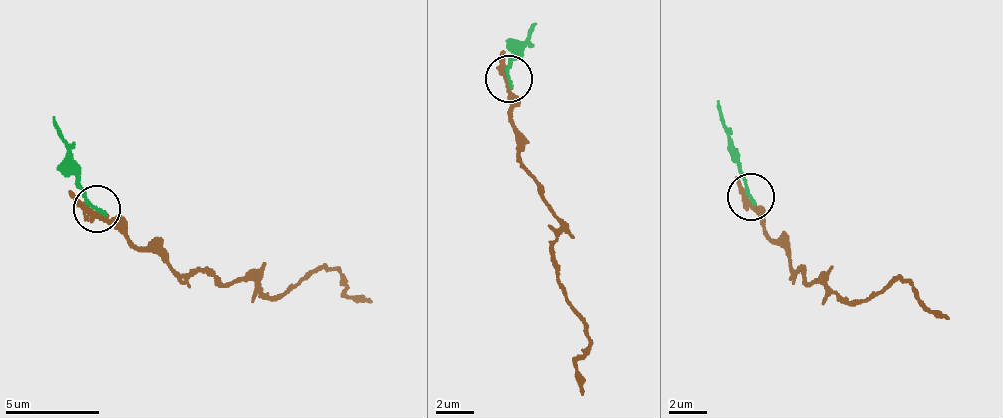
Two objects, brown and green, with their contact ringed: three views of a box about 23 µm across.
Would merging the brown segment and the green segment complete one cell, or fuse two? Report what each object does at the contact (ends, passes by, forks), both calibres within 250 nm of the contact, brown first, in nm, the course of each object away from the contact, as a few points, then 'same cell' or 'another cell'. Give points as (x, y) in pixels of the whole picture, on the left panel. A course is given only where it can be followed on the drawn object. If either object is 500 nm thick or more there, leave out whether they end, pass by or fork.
brown passes by; green ends; calibres 240 and 190 nm; course brown (96, 209), (181, 273), (228, 281), (249, 280), (285, 296), (318, 271), (338, 270), (349, 297), (371, 301); course green (96, 209), (53, 117); another cell

